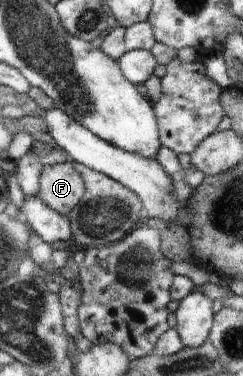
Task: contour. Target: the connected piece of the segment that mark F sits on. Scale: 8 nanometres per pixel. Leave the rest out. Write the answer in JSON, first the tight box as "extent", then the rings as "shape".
{"extent":[38,161,85,216],"shape":[[[71,161],[43,168],[40,174],[38,200],[56,214],[68,216],[81,203],[85,193],[82,177],[74,170]]]}

